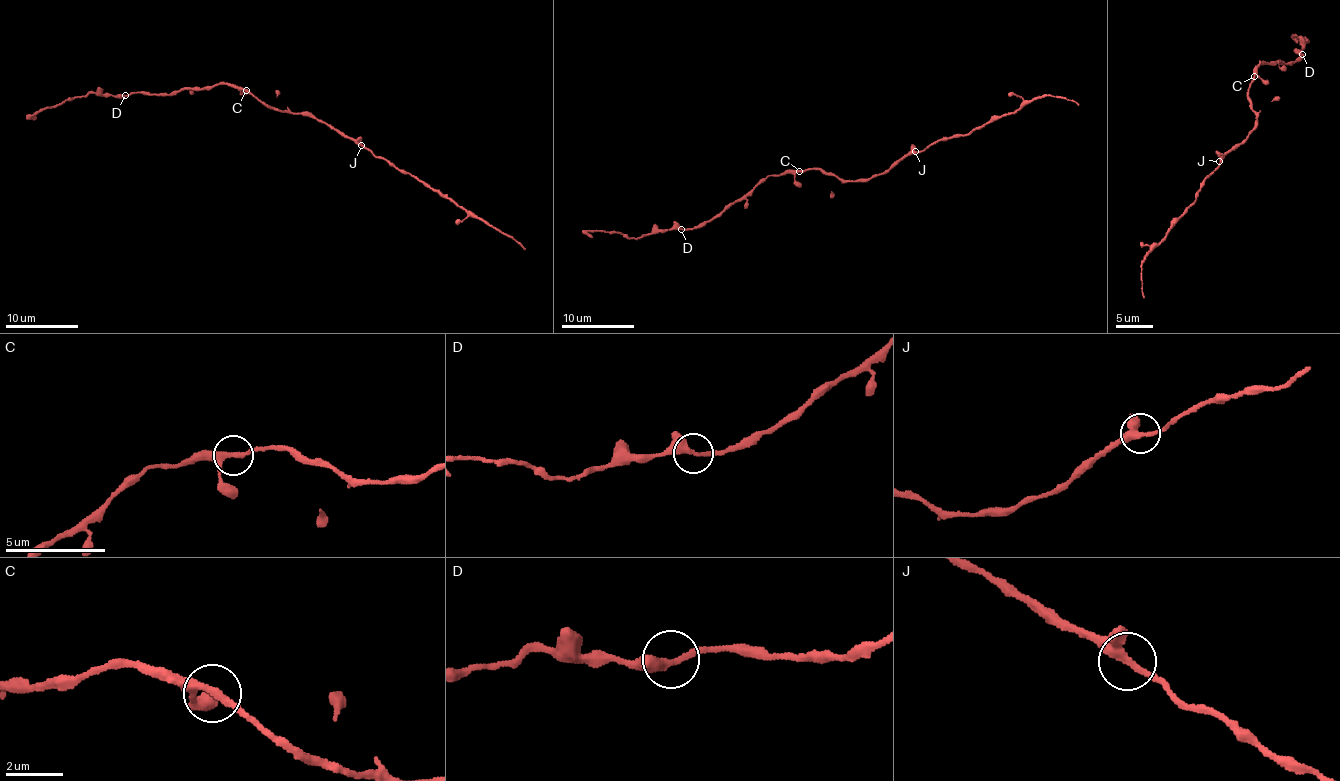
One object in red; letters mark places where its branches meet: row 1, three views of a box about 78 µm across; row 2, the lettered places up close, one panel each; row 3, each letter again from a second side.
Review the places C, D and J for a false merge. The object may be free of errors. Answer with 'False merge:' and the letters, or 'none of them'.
False merge: none of them

